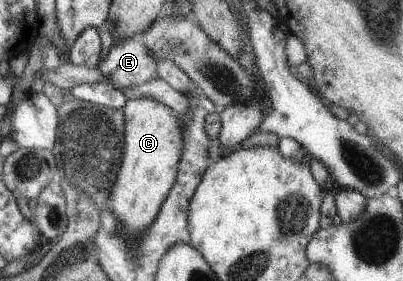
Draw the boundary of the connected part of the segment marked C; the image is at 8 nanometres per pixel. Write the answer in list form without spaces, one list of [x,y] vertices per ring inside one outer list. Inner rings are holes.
[[[150,98],[127,100],[122,108],[122,117],[122,155],[116,179],[106,200],[106,210],[111,211],[122,230],[124,243],[130,248],[132,255],[137,256],[140,236],[154,221],[175,182],[182,153],[182,134],[177,115],[164,104]]]

